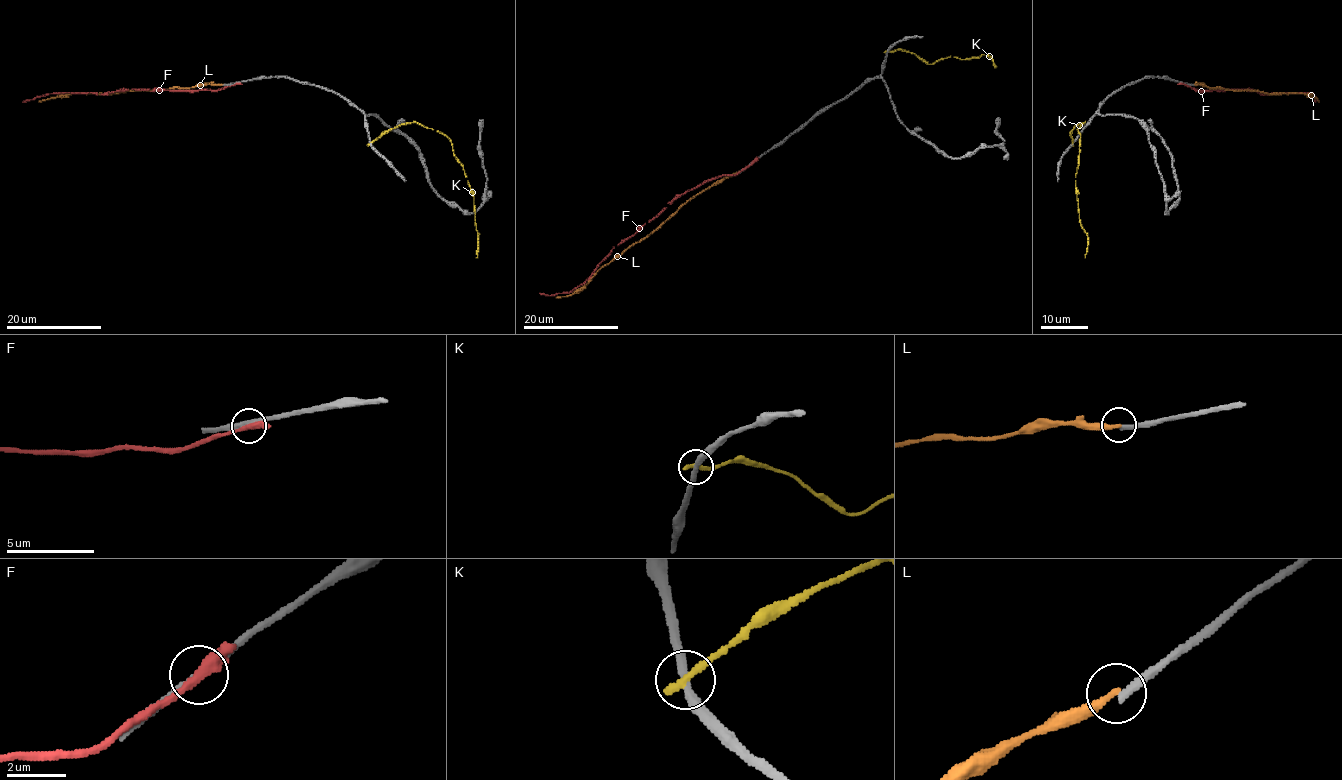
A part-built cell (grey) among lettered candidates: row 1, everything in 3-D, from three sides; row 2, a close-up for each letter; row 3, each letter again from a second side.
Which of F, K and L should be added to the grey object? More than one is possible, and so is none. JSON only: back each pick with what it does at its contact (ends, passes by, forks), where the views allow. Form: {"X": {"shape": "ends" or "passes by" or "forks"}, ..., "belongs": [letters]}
{"belongs": []}

